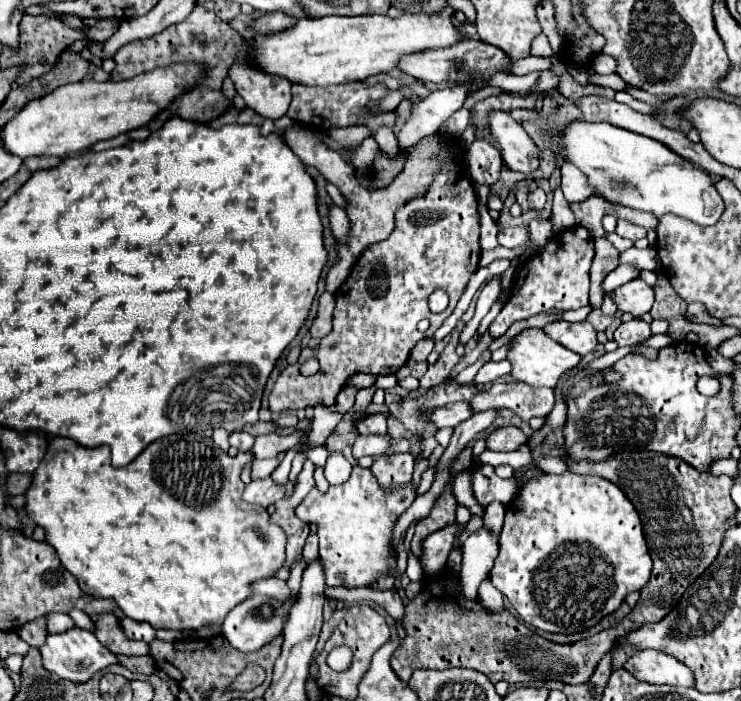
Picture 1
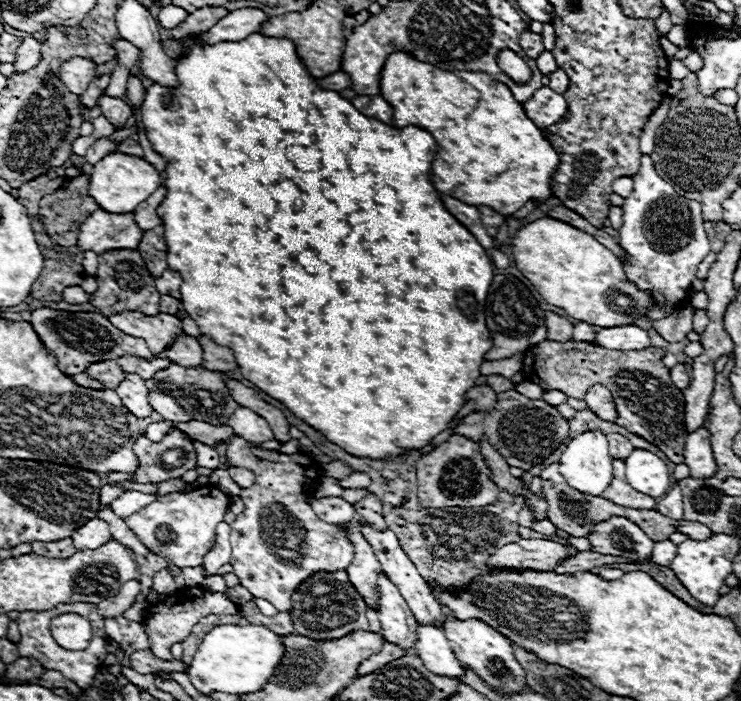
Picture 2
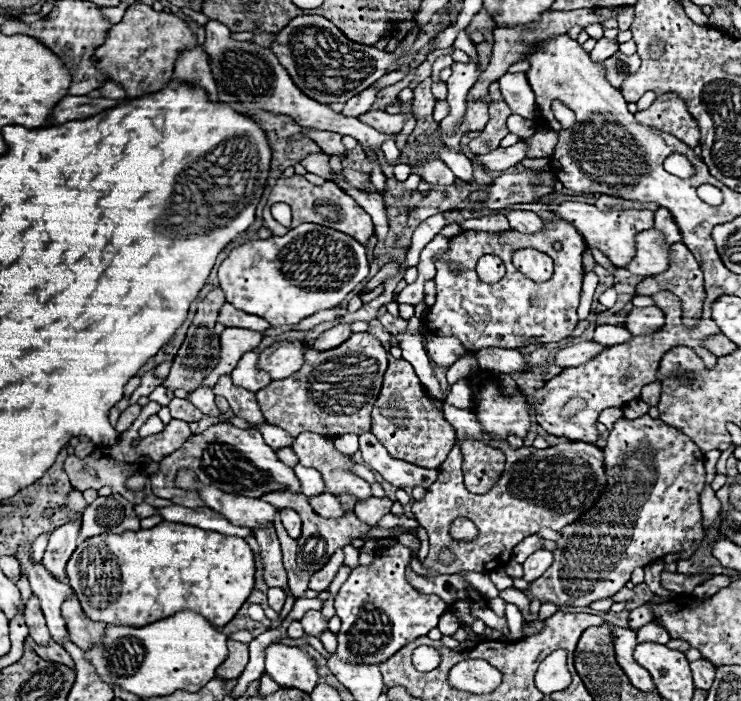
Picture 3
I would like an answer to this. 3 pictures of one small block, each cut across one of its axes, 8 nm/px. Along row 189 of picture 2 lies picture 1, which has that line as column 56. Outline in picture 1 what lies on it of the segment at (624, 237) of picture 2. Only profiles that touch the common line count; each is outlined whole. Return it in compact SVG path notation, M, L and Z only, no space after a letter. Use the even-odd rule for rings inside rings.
M70 628L62 634L48 634L40 652L42 652L44 668L48 668L50 672L56 672L60 678L66 678L72 682L86 682L92 678L94 672L104 670L110 664L118 664L118 656L114 652L110 652L104 644L100 644L100 640L96 640L94 632L82 630L82 628Z

